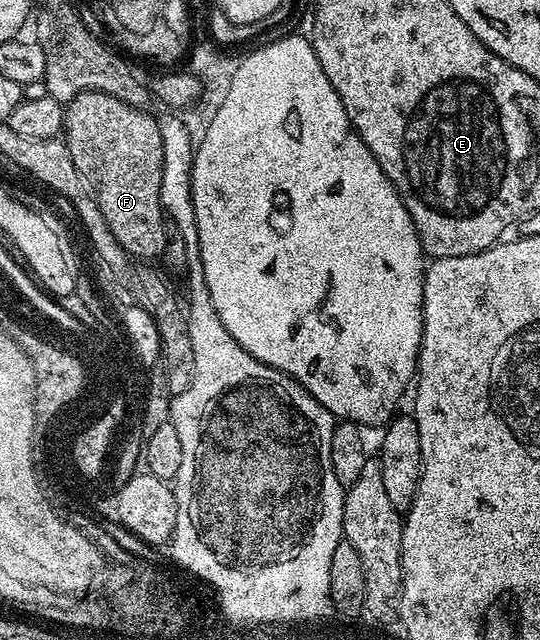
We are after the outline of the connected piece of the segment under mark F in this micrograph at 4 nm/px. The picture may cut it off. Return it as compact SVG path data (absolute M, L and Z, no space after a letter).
M84 91L66 102L61 130L69 155L73 155L73 163L83 175L87 174L94 181L91 192L101 207L101 215L105 215L109 231L113 231L113 239L117 239L117 243L121 243L121 247L125 247L125 251L136 259L162 258L169 240L169 233L163 230L165 210L159 198L162 181L161 129L156 118L150 117L147 112L146 108L130 105L108 93Z

